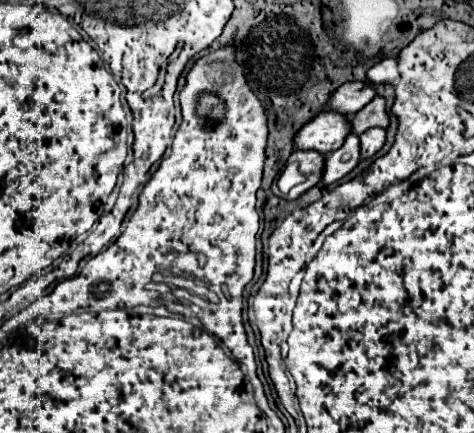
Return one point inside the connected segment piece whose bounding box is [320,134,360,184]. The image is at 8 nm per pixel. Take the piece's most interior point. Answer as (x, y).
(338, 163)

